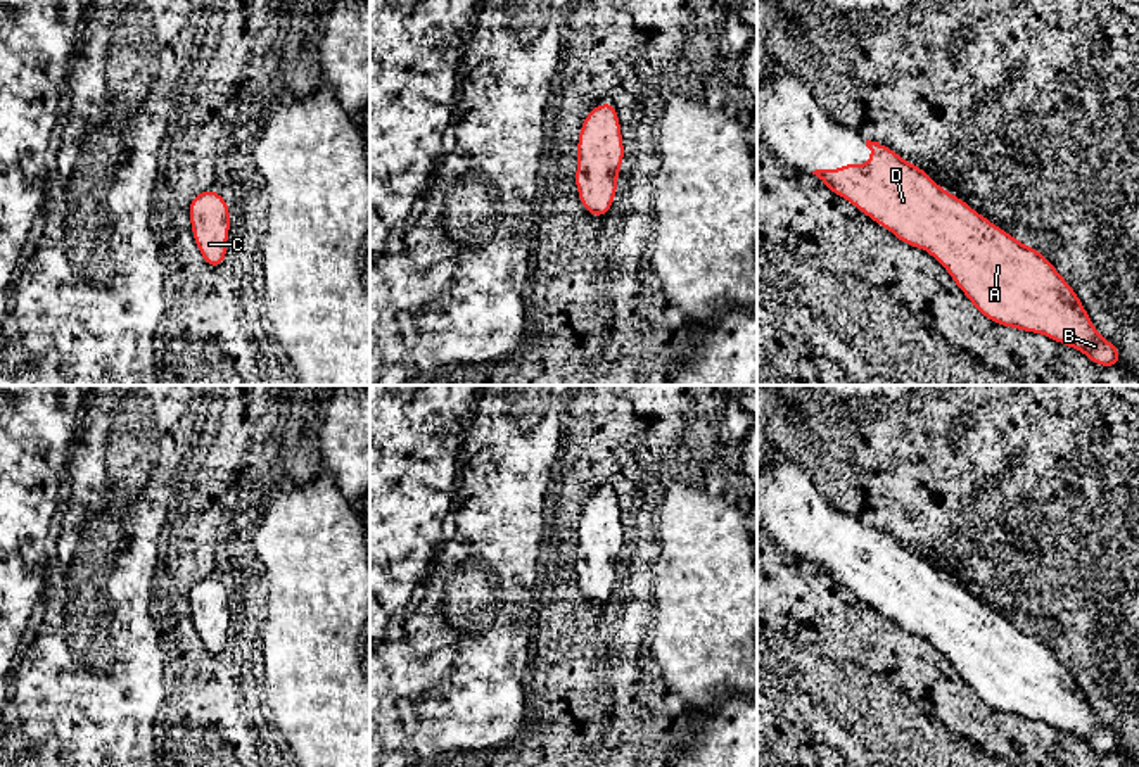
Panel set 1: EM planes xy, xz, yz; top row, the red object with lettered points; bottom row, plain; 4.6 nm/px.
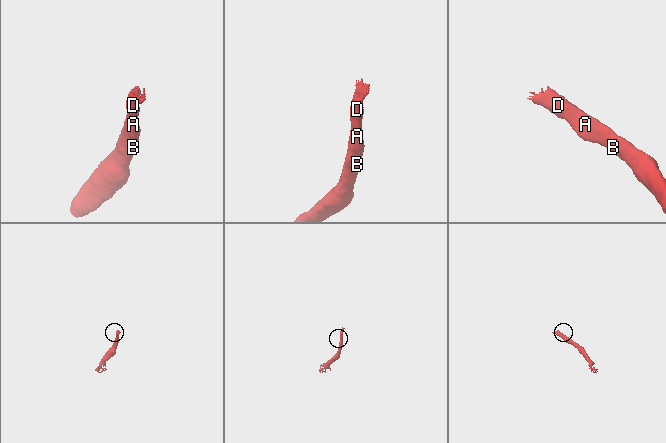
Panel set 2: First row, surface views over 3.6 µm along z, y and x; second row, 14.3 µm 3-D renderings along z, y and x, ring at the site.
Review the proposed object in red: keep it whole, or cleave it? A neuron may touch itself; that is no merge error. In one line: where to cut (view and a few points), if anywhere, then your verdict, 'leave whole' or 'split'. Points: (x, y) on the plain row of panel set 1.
cut none; leave whole

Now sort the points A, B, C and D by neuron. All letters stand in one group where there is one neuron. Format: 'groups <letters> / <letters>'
groups A B C D

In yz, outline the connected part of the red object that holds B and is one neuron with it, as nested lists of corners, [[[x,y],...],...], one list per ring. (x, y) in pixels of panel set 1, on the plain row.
[[[866,527],[866,534],[873,546],[864,555],[847,549],[842,556],[816,556],[812,561],[900,629],[928,637],[990,708],[1028,720],[1040,719],[1082,738],[1099,753],[1120,753],[1118,734],[1092,713],[1084,691],[1046,643],[992,612],[964,587],[940,575],[919,553],[907,551],[888,534],[871,527]]]

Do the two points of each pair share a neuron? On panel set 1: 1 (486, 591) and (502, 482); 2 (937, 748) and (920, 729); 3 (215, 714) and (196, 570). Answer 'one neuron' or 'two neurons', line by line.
1: one neuron
2: one neuron
3: two neurons

